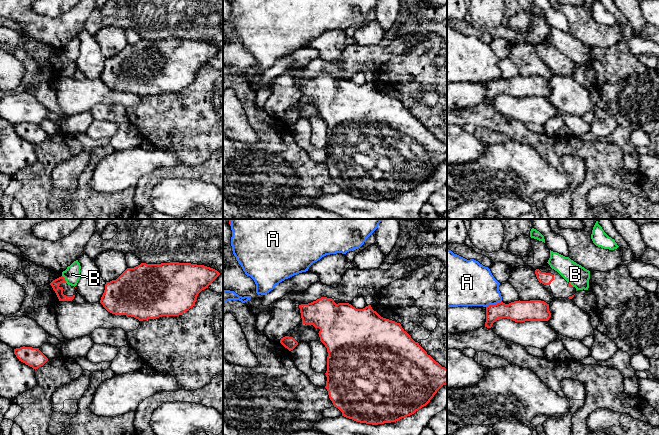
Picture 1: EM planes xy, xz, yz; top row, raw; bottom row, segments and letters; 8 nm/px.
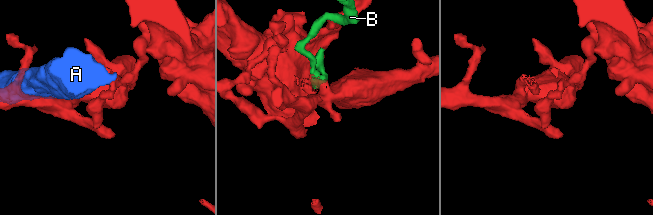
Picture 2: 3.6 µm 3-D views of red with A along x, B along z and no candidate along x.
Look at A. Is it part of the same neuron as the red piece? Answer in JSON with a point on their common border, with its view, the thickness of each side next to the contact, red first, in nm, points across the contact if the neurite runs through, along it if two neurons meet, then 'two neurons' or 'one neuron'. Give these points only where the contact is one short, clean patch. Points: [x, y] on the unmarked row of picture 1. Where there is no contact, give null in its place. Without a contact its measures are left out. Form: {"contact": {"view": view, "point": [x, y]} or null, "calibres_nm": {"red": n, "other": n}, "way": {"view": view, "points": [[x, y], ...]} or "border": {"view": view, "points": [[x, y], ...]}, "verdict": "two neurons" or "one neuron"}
{"contact": {"view": "yz", "point": [493, 81]}, "calibres_nm": {"red": 180, "other": 360}, "verdict": "two neurons"}

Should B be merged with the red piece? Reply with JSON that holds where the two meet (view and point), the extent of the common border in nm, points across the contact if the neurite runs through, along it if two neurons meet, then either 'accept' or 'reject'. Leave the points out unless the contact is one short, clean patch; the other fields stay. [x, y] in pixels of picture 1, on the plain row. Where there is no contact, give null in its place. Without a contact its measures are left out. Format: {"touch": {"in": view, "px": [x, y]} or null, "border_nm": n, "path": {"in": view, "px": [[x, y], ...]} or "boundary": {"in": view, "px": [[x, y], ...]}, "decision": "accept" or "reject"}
{"touch": {"in": "xy", "px": [64, 55]}, "border_nm": 70, "boundary": {"in": "xy", "px": [[62, 51], [66, 58]]}, "decision": "reject"}

